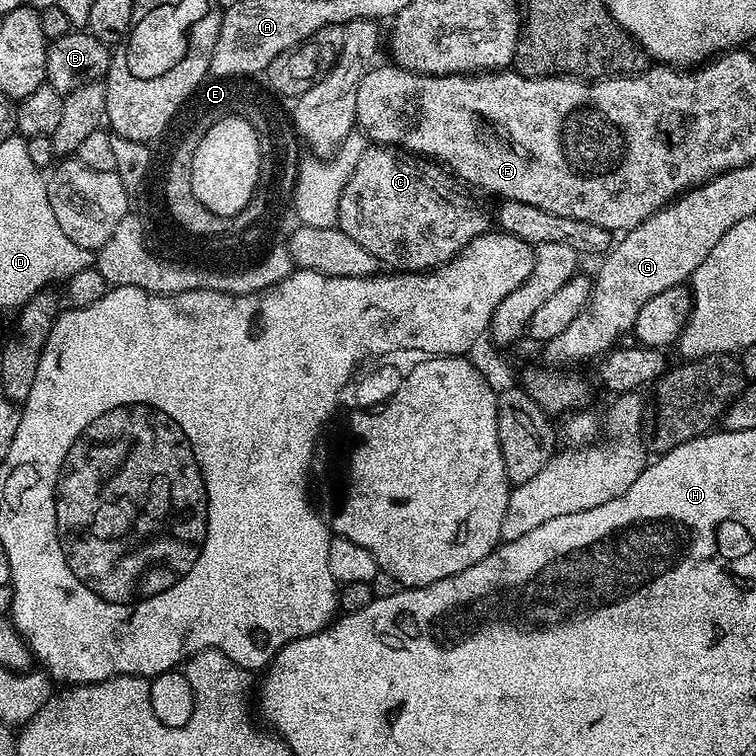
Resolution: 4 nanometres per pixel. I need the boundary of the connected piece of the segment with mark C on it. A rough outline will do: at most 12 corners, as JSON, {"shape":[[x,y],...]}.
{"shape":[[365,147],[338,227],[426,272],[490,228],[441,165]]}

